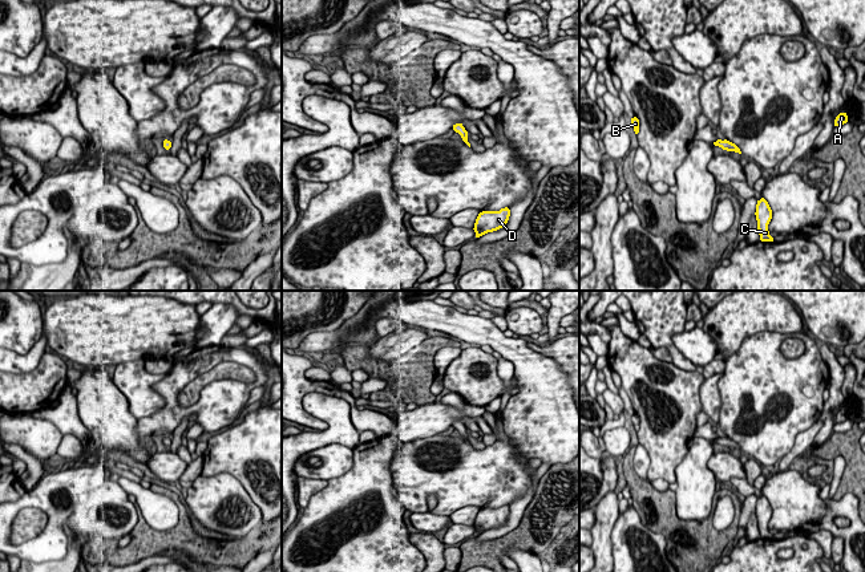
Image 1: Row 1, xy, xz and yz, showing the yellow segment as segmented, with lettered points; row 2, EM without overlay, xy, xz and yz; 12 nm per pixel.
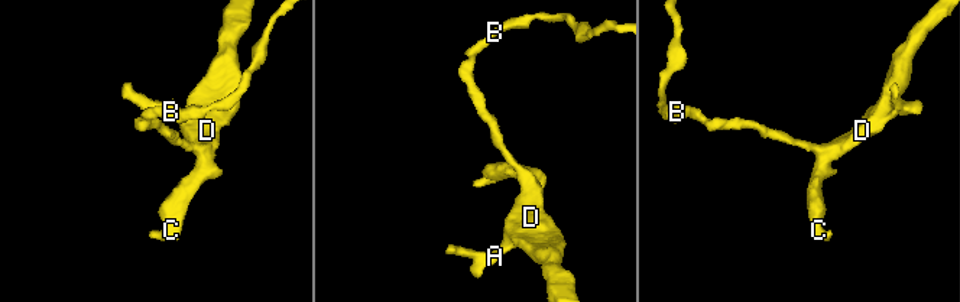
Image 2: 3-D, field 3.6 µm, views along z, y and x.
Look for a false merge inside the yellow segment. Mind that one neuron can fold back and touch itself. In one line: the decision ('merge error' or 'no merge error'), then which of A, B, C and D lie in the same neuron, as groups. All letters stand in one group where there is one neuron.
merge error | A C D / B

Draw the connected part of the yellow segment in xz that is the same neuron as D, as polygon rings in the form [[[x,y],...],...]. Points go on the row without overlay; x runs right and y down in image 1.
[[[508,504],[500,508],[482,508],[478,511],[474,520],[476,535],[480,535],[488,530],[497,528],[506,523],[510,514],[510,507]]]

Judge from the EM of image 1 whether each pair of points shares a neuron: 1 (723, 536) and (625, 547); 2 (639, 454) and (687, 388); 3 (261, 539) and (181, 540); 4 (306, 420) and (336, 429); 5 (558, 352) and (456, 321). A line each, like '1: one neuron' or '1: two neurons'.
1: two neurons
2: two neurons
3: one neuron
4: two neurons
5: two neurons

